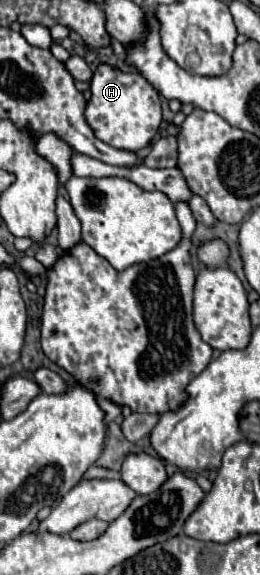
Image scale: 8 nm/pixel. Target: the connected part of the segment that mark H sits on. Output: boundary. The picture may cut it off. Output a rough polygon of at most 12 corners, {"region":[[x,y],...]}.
{"region":[[101,64],[85,118],[113,148],[137,152],[161,124],[155,88]]}

